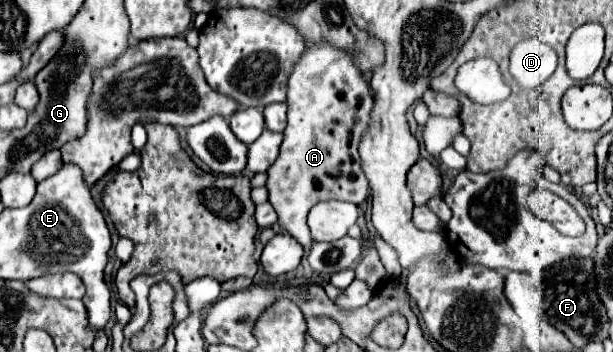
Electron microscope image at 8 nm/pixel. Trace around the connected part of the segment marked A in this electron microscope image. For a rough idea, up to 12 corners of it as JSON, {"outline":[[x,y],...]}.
{"outline":[[307,48],[267,170],[279,224],[311,250],[307,212],[361,204],[357,146],[373,96],[351,56]]}

